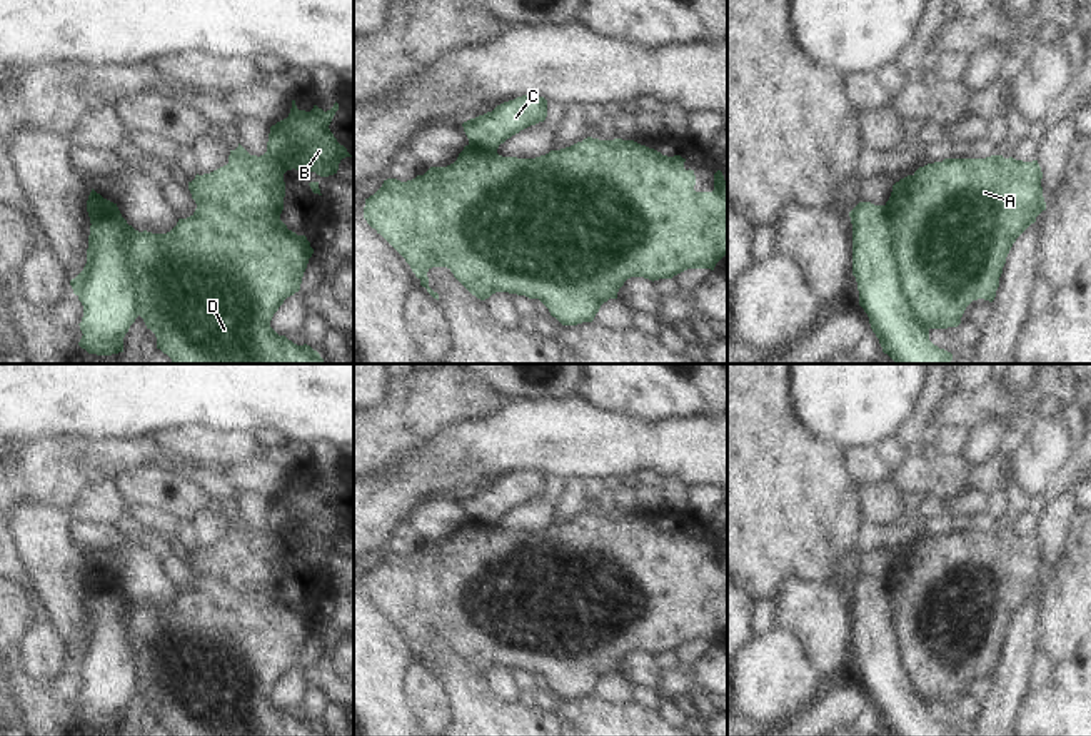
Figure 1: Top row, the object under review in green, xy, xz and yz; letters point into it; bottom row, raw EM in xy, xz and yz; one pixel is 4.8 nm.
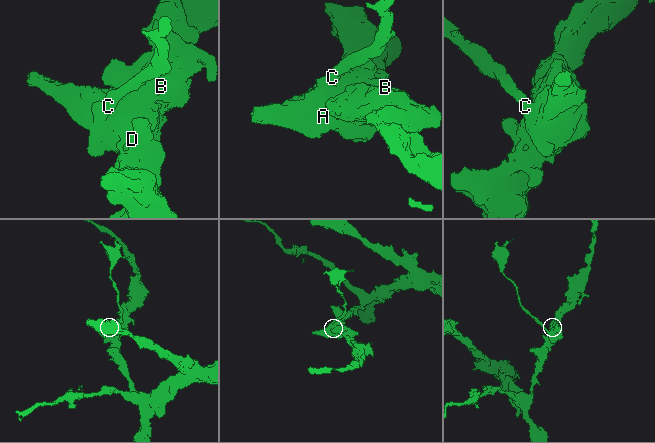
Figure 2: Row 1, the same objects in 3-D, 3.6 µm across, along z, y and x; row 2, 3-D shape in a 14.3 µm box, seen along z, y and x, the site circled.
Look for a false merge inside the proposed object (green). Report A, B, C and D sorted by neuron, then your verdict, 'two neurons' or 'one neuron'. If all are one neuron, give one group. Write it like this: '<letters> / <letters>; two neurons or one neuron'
A B D / C; two neurons

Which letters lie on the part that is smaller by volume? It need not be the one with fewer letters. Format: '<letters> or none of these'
C

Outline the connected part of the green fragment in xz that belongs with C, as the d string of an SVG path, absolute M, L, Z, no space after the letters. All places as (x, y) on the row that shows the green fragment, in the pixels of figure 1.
M522 95L497 105L492 112L462 124L469 145L477 149L499 149L520 130L544 122L547 100L539 95Z

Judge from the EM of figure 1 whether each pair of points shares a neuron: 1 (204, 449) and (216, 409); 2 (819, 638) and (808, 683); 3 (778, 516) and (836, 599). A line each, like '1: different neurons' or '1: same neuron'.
1: different neurons
2: different neurons
3: different neurons

